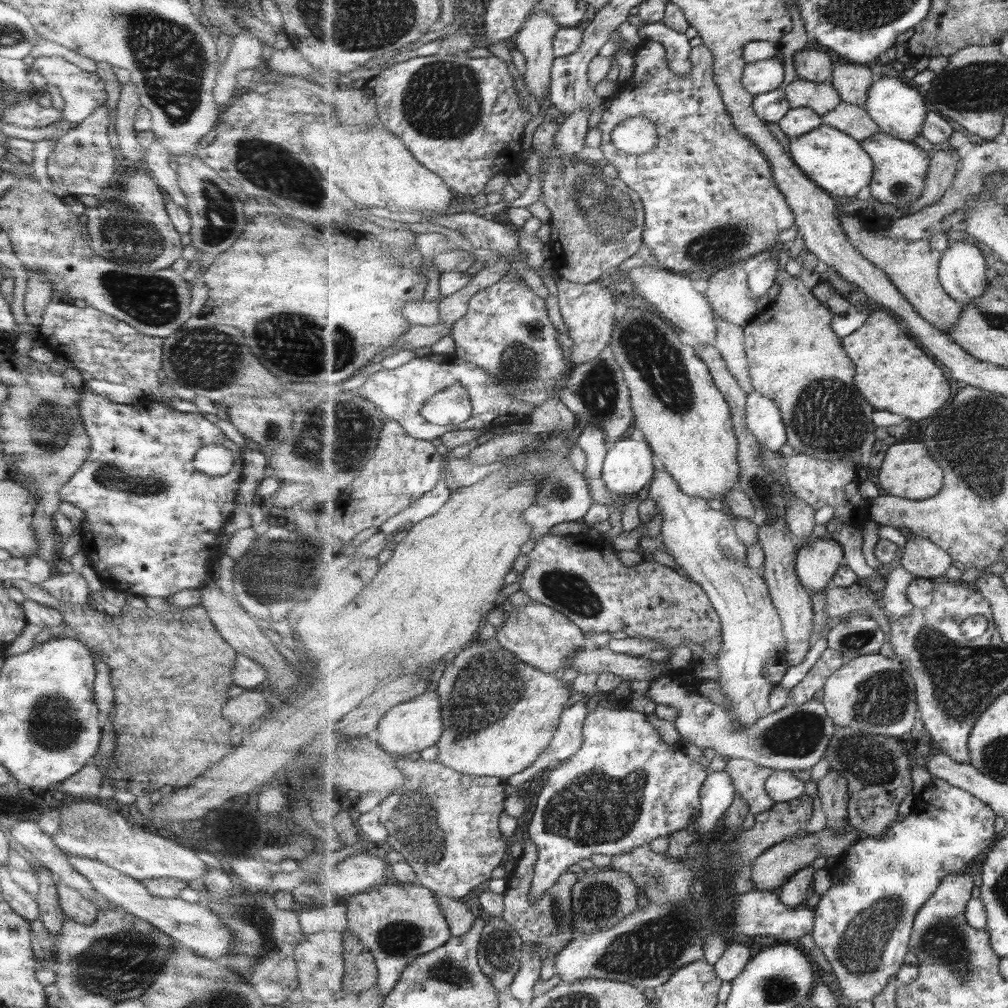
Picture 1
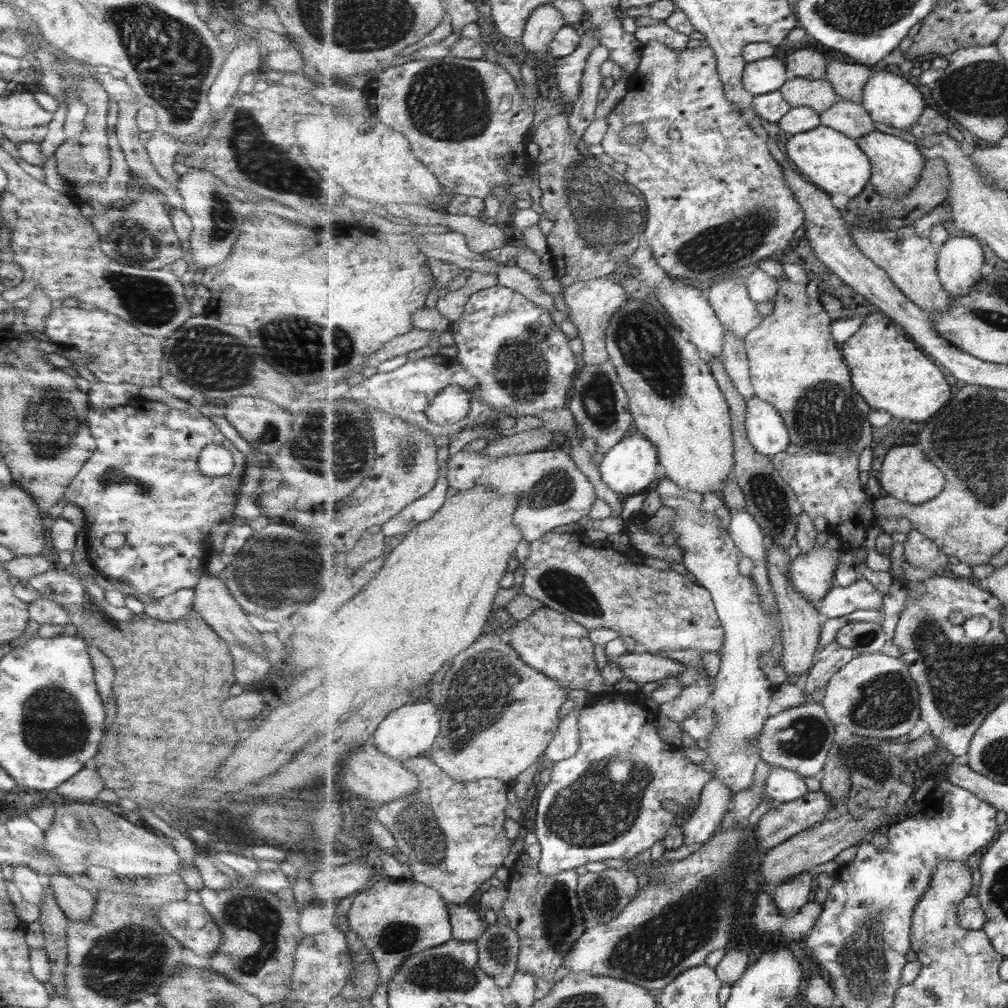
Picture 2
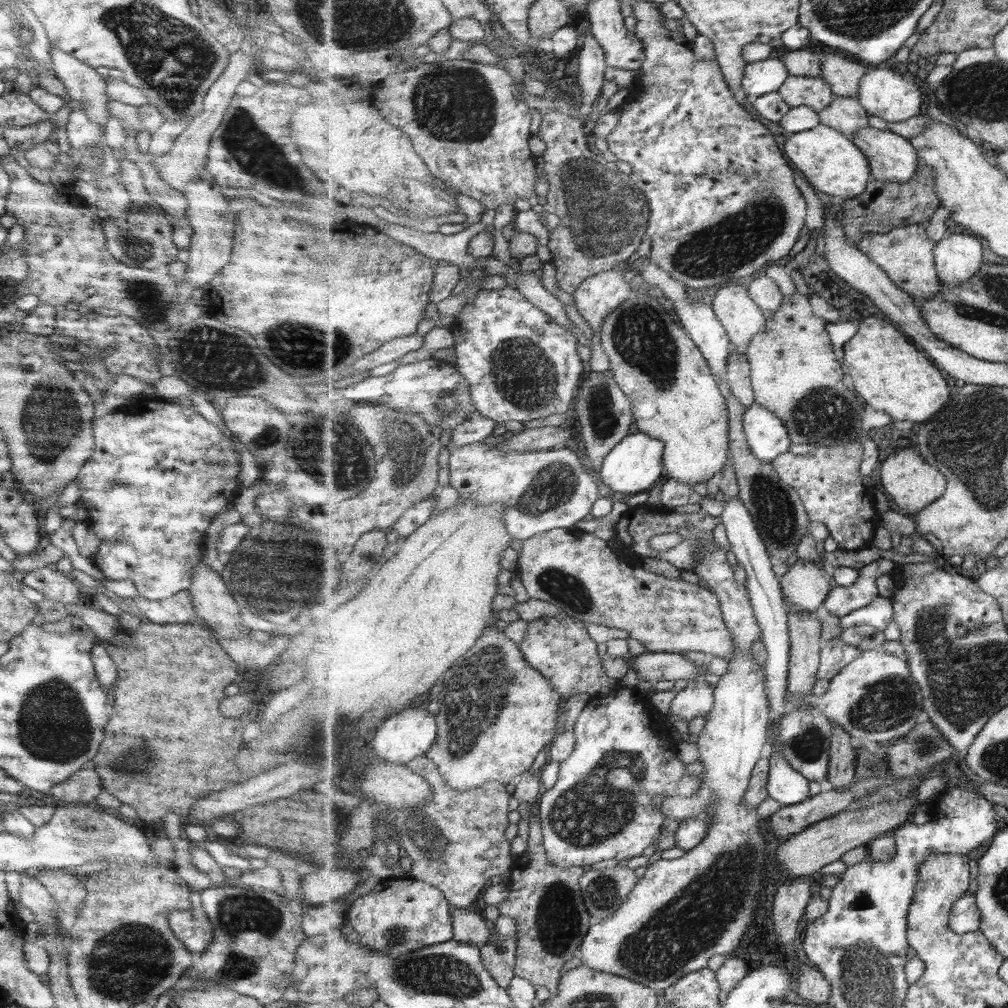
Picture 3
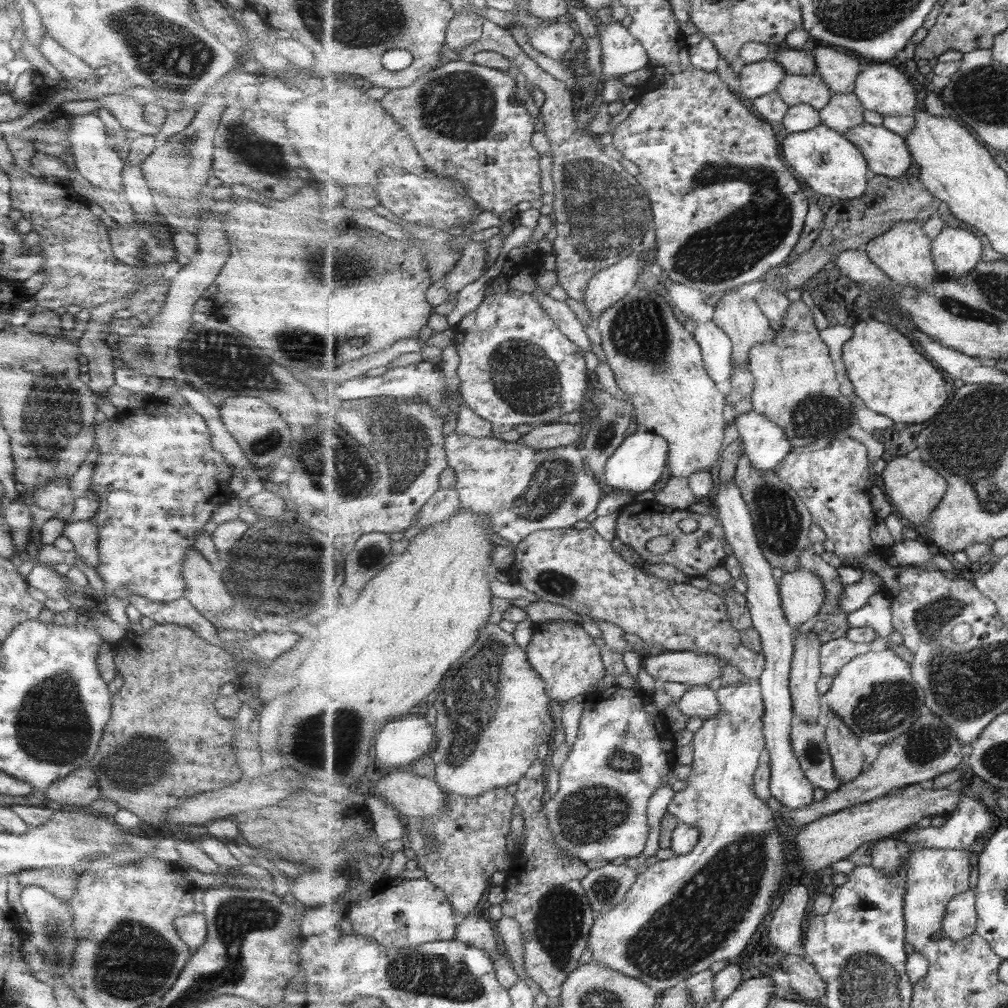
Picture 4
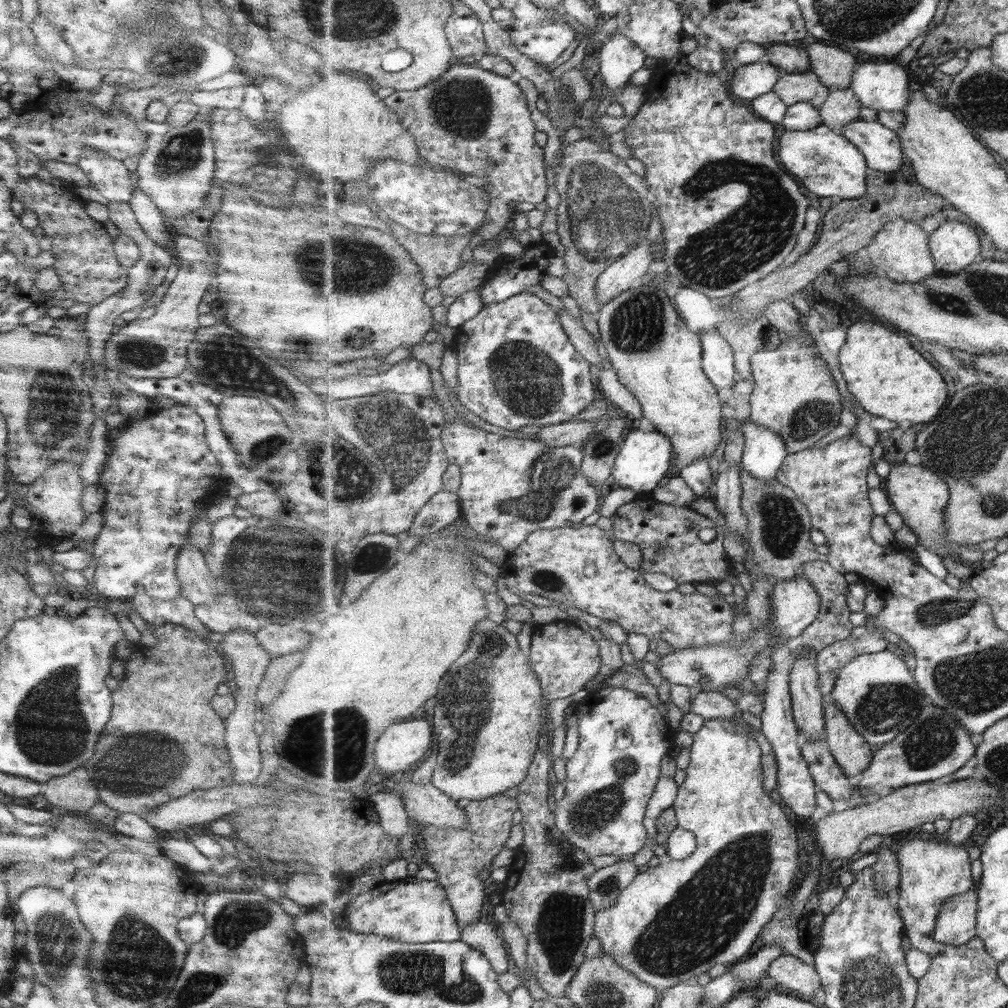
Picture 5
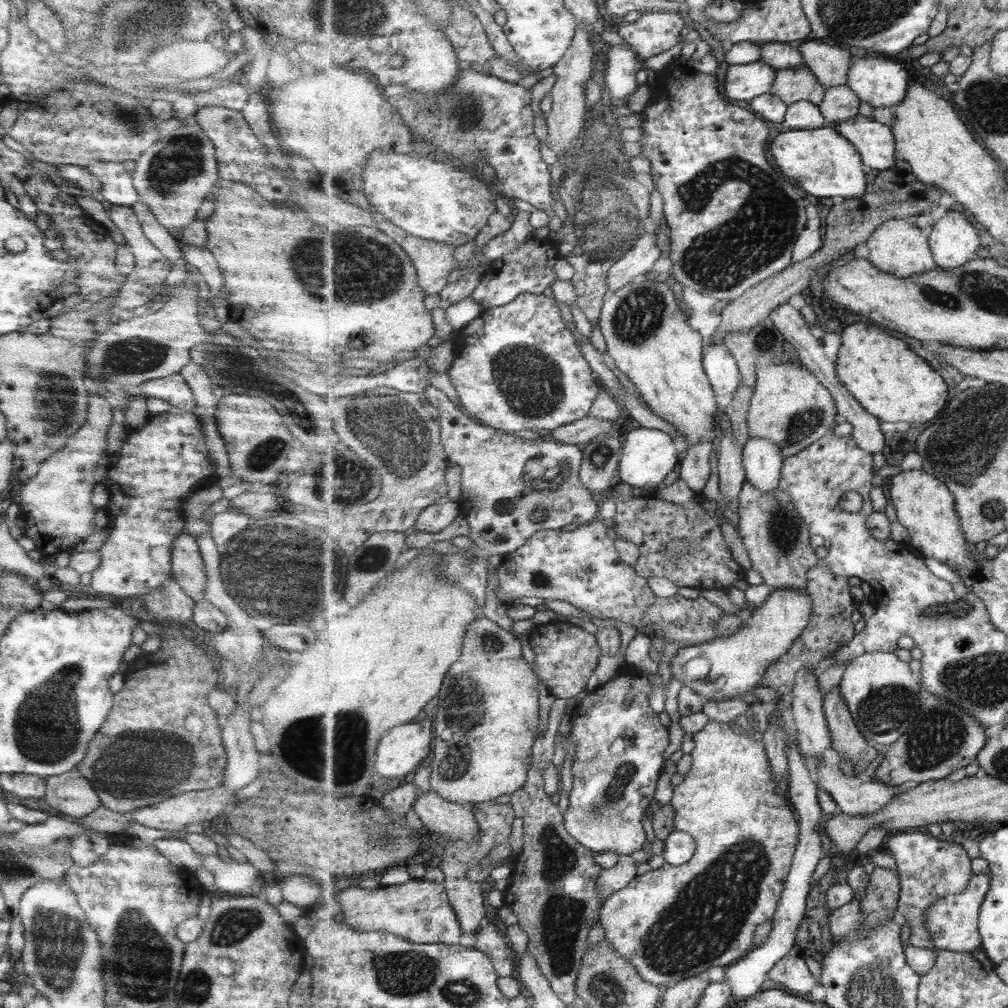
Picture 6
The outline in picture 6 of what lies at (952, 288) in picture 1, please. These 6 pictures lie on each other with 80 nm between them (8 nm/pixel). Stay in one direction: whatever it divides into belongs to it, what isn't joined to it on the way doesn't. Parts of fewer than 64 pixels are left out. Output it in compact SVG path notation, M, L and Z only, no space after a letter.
M955 205L928 231L929 244L936 263L949 270L959 268L977 258L981 238L977 228Z

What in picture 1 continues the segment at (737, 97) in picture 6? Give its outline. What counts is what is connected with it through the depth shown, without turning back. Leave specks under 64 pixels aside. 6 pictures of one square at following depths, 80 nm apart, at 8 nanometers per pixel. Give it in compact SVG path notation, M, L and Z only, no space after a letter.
M771 58L760 62L749 63L744 71L744 87L754 95L765 94L781 89L785 80L784 62Z

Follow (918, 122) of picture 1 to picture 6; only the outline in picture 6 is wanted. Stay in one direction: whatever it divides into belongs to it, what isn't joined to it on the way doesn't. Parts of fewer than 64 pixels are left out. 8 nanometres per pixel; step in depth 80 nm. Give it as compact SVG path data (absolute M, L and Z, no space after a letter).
M879 54L852 60L848 85L873 108L894 108L907 98L910 74L903 61Z

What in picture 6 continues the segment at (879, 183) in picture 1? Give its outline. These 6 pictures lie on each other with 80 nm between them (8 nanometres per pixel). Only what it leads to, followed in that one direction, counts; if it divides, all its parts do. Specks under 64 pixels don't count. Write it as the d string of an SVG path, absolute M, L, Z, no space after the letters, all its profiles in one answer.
M861 114L833 122L831 126L840 131L860 150L862 161L867 168L889 170L896 165L898 156L896 151L896 138L892 126L887 126L872 117Z

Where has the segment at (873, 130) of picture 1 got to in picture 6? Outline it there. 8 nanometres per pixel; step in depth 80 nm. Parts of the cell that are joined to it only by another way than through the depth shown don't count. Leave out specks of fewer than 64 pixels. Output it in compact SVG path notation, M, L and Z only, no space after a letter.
M848 84L833 86L828 87L824 101L819 105L819 108L829 122L841 122L859 114L861 101Z

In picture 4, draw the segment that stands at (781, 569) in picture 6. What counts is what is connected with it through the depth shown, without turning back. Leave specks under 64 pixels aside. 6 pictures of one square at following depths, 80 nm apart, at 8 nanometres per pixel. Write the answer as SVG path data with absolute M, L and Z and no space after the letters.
M745 451L739 460L735 483L742 490L743 498L751 509L758 544L763 548L767 560L785 573L801 567L799 557L813 545L809 540L809 528L814 522L811 511L799 493L779 478L775 470L761 472L755 466L751 466L751 460L747 458Z

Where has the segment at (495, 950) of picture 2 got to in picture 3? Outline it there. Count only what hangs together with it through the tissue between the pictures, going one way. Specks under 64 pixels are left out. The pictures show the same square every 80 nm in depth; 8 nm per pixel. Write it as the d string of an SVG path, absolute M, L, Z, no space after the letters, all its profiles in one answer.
M494 928L492 935L491 942L480 948L483 964L499 986L508 989L516 975L518 938L502 936Z

